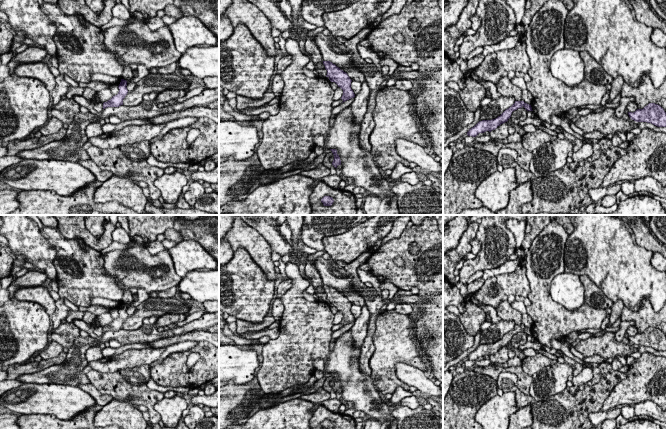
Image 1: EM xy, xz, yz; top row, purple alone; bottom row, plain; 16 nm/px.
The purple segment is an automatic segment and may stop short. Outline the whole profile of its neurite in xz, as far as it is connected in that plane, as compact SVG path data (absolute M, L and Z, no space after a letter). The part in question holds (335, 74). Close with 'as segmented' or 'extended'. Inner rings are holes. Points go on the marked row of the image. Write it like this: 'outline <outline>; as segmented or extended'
outline M323 61L323 64L325 66L325 69L327 70L326 77L328 77L331 82L335 82L338 87L343 90L343 95L341 97L343 102L354 98L355 94L351 89L352 80L350 79L348 74L330 61Z; as segmented

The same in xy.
outline M121 79L121 82L118 86L118 88L119 88L118 94L113 96L107 102L104 102L103 109L105 109L107 107L119 107L119 106L123 105L123 99L125 98L125 96L128 93L126 86L127 86L127 81L124 79Z; as segmented

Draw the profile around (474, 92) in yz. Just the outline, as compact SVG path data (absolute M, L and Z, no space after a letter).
M471 76L465 77L465 88L458 92L468 110L475 113L478 108L481 109L481 100L486 95L486 89L481 83L473 80Z

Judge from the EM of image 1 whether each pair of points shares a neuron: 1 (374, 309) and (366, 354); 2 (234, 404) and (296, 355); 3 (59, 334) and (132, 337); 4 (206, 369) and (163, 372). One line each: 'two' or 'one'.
1: one
2: two
3: two
4: one

